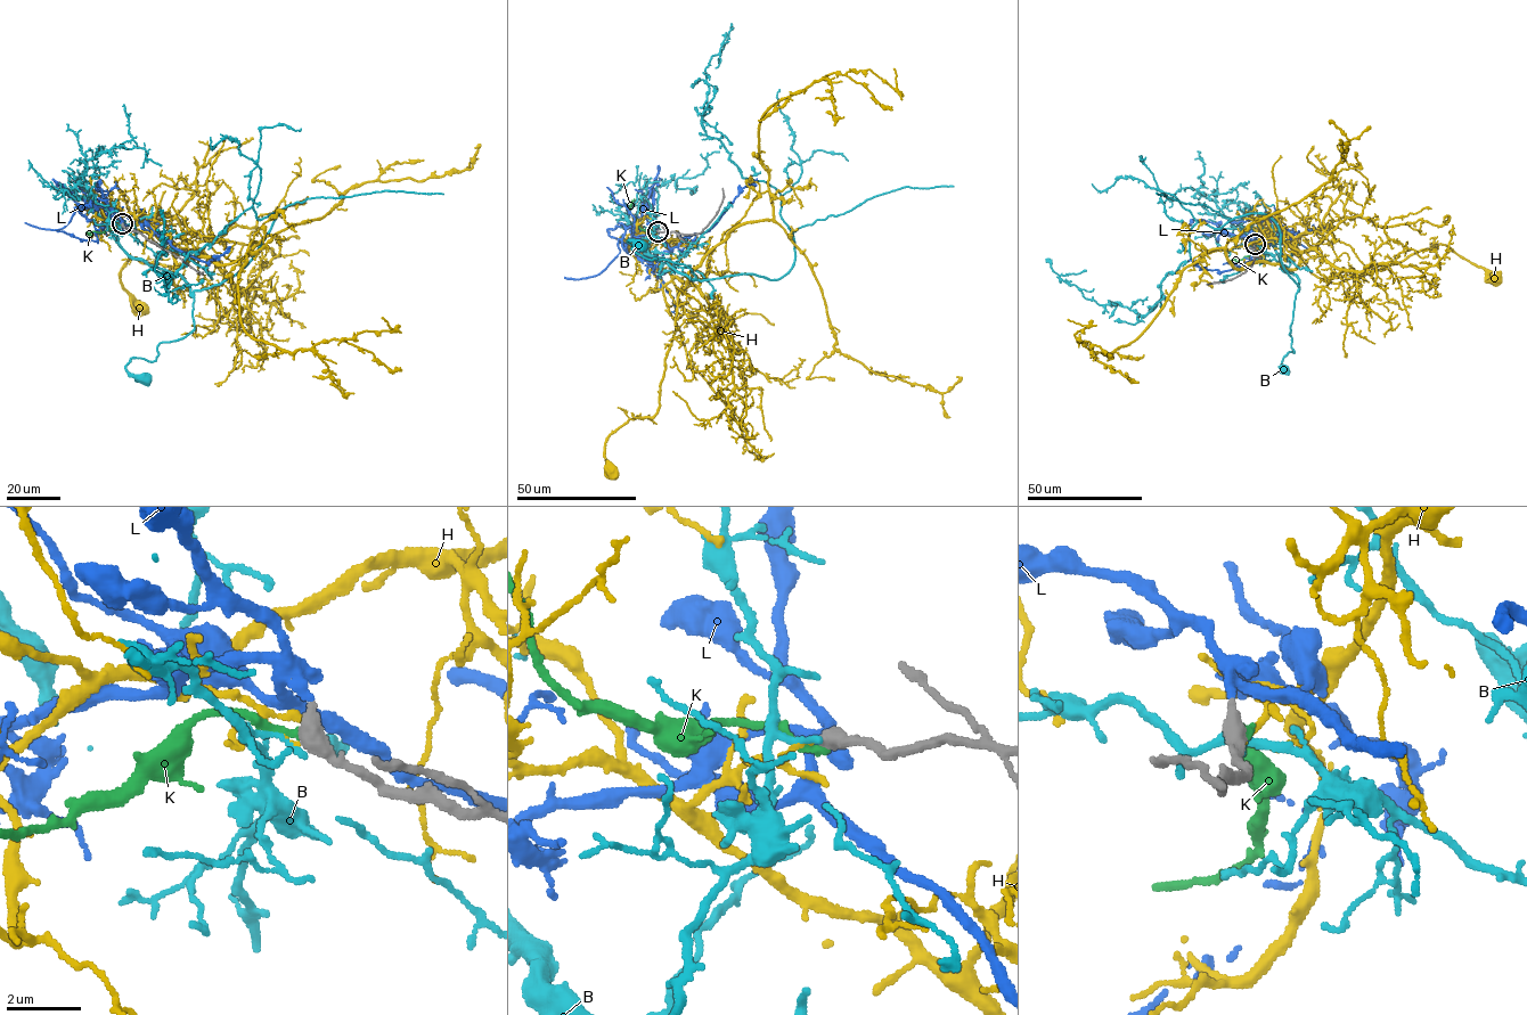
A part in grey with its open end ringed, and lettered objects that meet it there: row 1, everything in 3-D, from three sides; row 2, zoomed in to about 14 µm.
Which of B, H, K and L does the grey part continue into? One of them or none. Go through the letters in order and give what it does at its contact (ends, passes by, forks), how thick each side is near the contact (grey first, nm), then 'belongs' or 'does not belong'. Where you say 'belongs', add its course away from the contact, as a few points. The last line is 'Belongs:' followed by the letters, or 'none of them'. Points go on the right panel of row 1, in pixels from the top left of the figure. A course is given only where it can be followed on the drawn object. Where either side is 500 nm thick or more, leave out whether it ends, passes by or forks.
B: 550 nm thick on the grey side, 150 nm on the other; does not belong
H: 550 nm thick on the grey side, 90 nm on the other; does not belong
K: 550 nm thick on the grey side, 200 nm on the other; does not belong
L: it ends there; 400 nm thick on the grey side, 240 nm on the other; belongs; it runs (1255, 244), (1268, 245), (1255, 247), (1249, 261), (1223, 271), (1202, 269), (1189, 260)
Belongs: L

